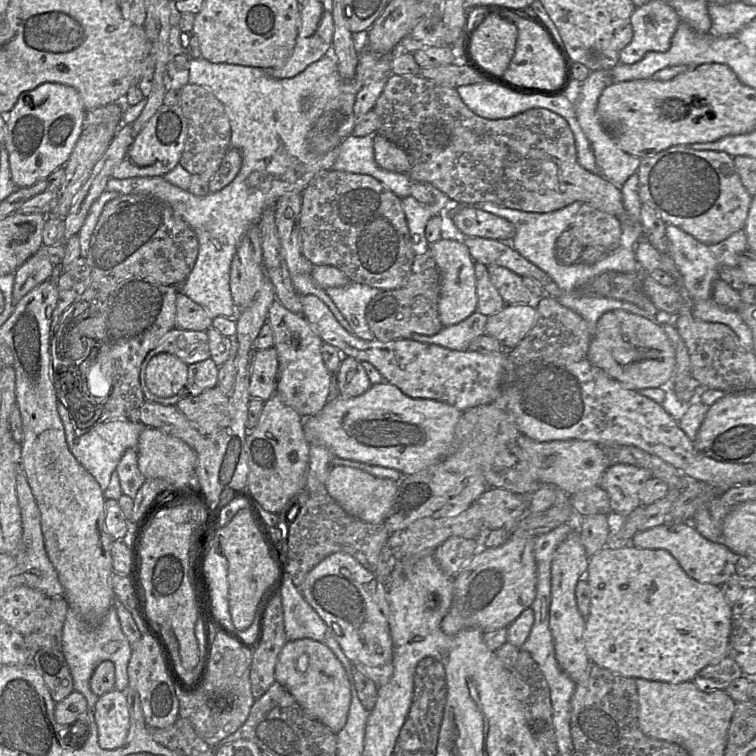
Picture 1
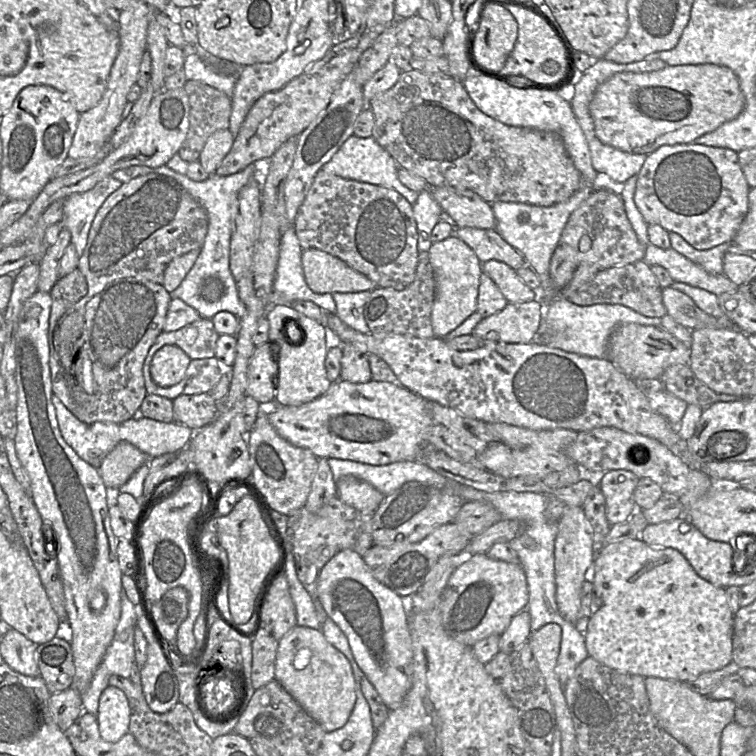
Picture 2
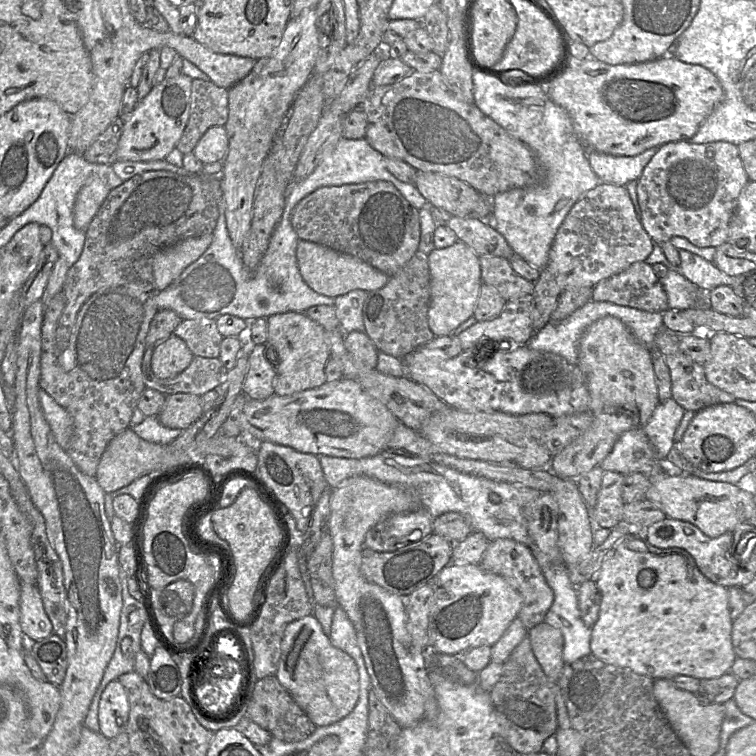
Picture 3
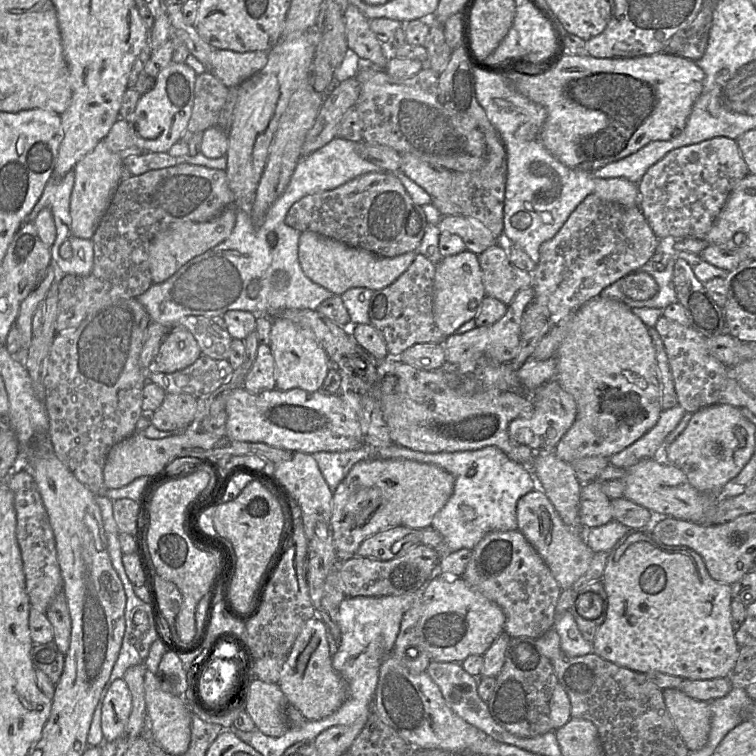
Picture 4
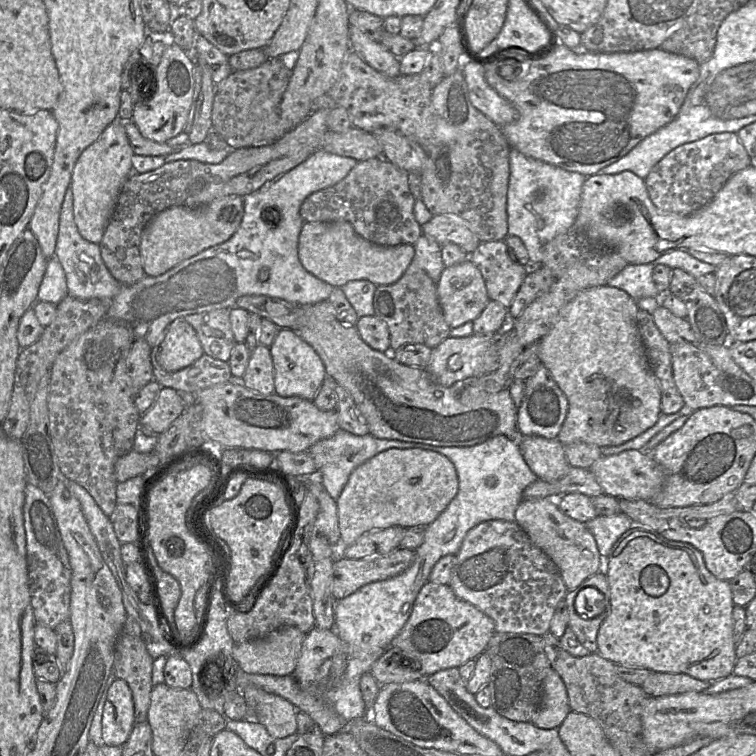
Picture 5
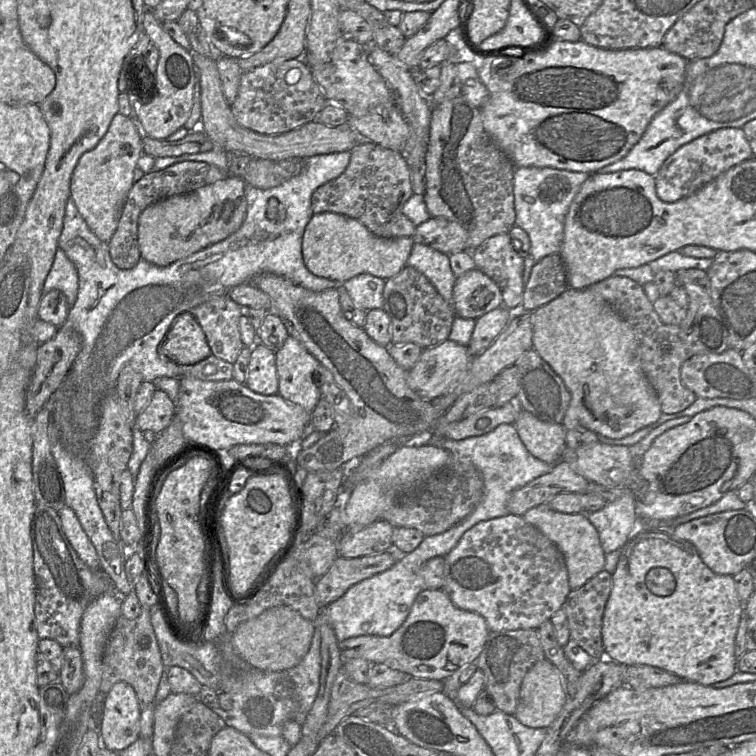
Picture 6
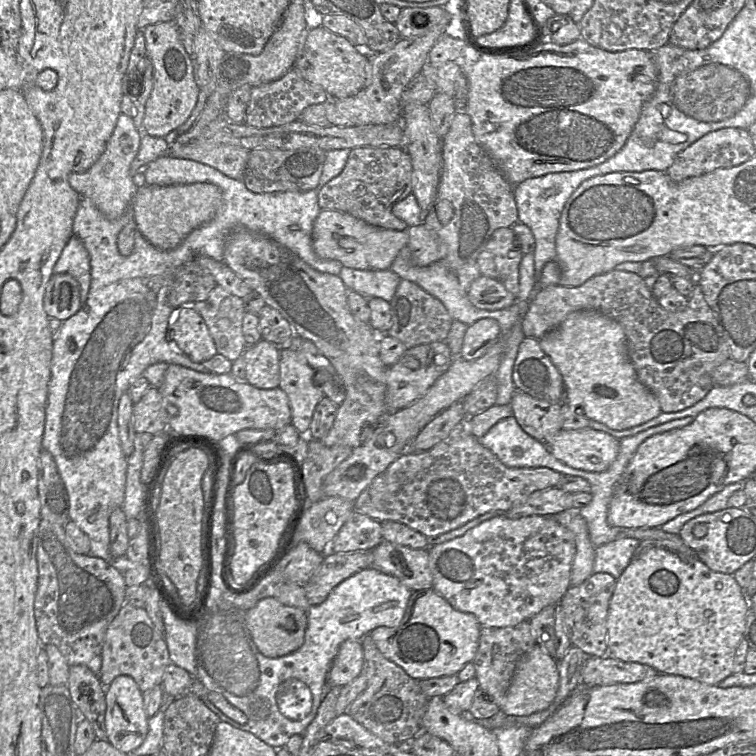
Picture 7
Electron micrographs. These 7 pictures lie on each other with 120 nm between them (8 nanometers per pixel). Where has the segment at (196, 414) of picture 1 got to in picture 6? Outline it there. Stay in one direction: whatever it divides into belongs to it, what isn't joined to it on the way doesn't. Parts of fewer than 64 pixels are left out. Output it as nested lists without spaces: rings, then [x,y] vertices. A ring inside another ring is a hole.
[[[156,389],[150,403],[136,415],[135,426],[141,430],[150,430],[160,434],[176,414],[176,405],[162,390]]]

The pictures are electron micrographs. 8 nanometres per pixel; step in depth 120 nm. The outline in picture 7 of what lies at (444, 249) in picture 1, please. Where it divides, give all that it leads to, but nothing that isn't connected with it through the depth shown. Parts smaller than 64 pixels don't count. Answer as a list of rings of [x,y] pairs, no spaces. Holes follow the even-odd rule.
[[[481,275],[474,280],[467,292],[470,302],[482,310],[501,310],[517,302],[517,297],[493,278]]]

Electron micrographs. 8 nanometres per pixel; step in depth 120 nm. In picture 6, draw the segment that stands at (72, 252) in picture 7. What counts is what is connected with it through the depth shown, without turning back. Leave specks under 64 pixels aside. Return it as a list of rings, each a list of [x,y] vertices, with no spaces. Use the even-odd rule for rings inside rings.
[[[57,247],[54,261],[43,284],[43,294],[51,290],[61,291],[66,297],[69,308],[77,299],[78,273],[76,267],[59,247]]]

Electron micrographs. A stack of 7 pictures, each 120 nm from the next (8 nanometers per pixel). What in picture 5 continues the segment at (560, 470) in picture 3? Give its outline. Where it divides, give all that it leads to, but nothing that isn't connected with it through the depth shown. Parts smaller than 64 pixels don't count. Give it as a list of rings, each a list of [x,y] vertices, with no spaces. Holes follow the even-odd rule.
[[[607,284],[592,287],[577,294],[561,309],[550,331],[538,342],[541,363],[549,369],[559,388],[568,399],[568,412],[557,437],[564,446],[579,442],[593,444],[598,447],[621,445],[643,433],[657,422],[661,414],[660,385],[640,336],[637,323],[638,310],[637,300],[632,298],[626,291]]]

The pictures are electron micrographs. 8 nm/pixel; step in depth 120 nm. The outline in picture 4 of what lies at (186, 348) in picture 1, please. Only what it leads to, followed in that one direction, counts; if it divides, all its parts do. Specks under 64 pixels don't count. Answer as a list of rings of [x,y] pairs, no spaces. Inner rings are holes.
[[[189,316],[177,325],[185,327],[195,338],[203,355],[215,360],[227,360],[232,337],[222,316]]]

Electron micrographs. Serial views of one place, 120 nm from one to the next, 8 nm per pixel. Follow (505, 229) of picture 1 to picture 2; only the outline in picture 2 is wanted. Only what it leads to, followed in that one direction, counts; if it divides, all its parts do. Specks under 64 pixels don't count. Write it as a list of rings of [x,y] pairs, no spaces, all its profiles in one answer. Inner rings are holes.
[[[449,186],[429,188],[435,201],[451,216],[456,227],[496,228],[492,205],[478,194]]]

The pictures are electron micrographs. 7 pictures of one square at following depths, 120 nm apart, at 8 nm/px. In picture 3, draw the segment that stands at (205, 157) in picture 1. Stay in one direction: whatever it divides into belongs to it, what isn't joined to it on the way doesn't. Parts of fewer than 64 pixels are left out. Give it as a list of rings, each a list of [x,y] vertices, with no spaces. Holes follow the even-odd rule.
[[[193,79],[189,119],[175,147],[182,154],[193,152],[210,127],[224,126],[227,119],[228,89],[209,80]]]

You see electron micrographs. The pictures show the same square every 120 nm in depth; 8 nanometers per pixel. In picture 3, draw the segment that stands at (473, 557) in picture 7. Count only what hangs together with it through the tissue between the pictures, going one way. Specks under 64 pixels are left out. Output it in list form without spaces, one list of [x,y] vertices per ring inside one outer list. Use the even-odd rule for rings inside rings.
[[[494,539],[490,541],[479,565],[484,570],[504,578],[521,595],[522,607],[517,617],[527,630],[544,622],[545,615],[553,604],[554,593],[529,547],[512,539]]]

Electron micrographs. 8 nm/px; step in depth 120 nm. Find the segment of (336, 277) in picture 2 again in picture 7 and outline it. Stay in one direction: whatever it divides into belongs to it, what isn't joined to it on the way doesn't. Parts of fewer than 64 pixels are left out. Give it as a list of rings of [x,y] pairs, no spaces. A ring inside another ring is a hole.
[[[322,210],[314,221],[312,230],[312,247],[318,257],[337,260],[345,267],[359,270],[388,270],[408,242],[407,230],[397,231],[373,226],[336,210]]]

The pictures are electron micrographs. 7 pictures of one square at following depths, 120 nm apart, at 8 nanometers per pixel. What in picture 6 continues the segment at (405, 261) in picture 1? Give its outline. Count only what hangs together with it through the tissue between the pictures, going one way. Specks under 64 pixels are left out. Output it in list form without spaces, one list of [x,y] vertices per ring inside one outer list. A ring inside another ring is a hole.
[[[363,141],[349,152],[350,162],[346,170],[313,192],[313,213],[331,212],[355,218],[371,233],[382,238],[412,237],[416,226],[402,212],[404,204],[414,194],[405,155]]]

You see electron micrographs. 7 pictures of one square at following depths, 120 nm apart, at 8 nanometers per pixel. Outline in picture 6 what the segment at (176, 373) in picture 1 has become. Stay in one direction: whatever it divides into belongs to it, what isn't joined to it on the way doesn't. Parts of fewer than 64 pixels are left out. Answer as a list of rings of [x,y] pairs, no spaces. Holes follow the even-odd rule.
[[[189,311],[175,319],[160,344],[160,351],[177,365],[194,365],[211,355],[203,330]]]

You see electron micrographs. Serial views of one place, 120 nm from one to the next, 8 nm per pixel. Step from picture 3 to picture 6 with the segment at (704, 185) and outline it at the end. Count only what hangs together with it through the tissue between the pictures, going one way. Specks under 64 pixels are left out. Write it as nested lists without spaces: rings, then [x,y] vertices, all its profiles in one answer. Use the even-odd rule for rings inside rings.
[[[722,128],[681,146],[670,155],[654,176],[656,194],[660,200],[673,203],[688,197],[730,168],[753,157],[742,128]]]

